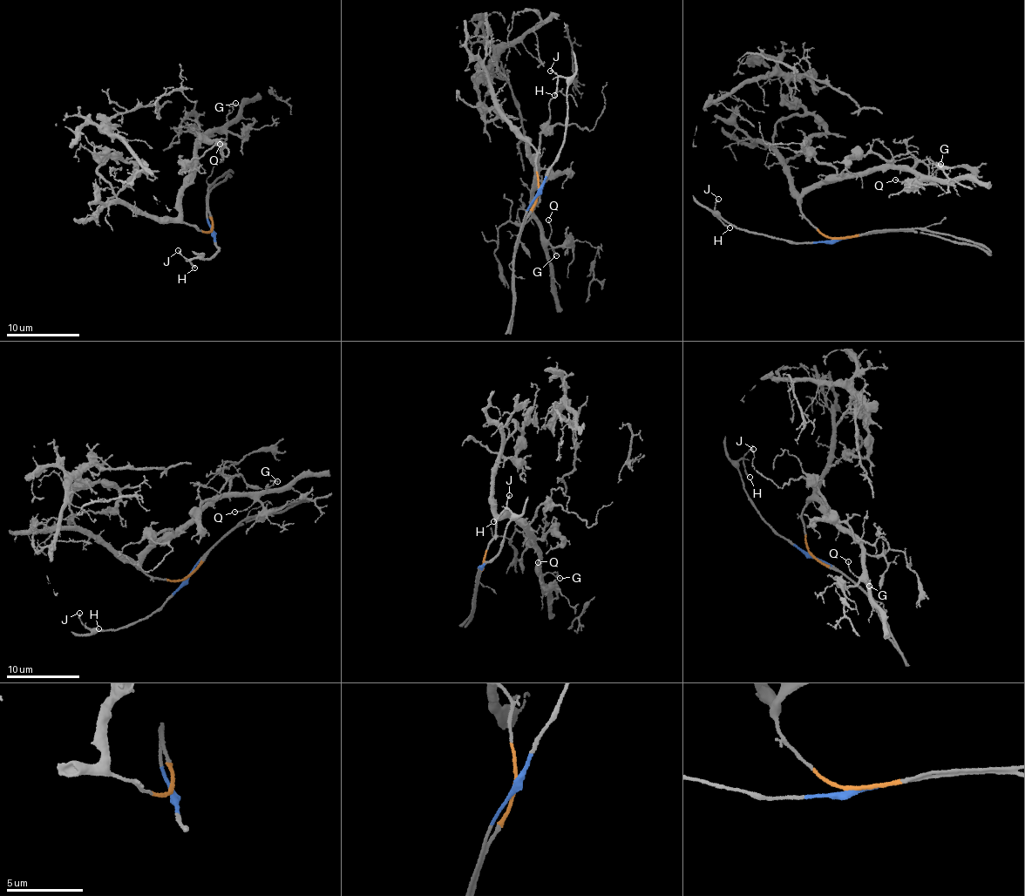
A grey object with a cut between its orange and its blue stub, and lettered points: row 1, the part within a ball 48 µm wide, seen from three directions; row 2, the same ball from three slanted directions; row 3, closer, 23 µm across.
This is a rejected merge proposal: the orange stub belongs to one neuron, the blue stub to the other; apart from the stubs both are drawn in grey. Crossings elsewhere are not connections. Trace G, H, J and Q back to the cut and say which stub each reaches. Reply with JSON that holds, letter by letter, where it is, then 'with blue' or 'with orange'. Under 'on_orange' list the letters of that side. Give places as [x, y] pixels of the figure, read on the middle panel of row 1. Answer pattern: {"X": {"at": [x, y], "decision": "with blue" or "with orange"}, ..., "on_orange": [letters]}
{"G": {"at": [556, 255], "decision": "with orange"}, "H": {"at": [554, 95], "decision": "with blue"}, "J": {"at": [550, 71], "decision": "with blue"}, "Q": {"at": [548, 220], "decision": "with orange"}, "on_orange": ["G", "Q"]}

